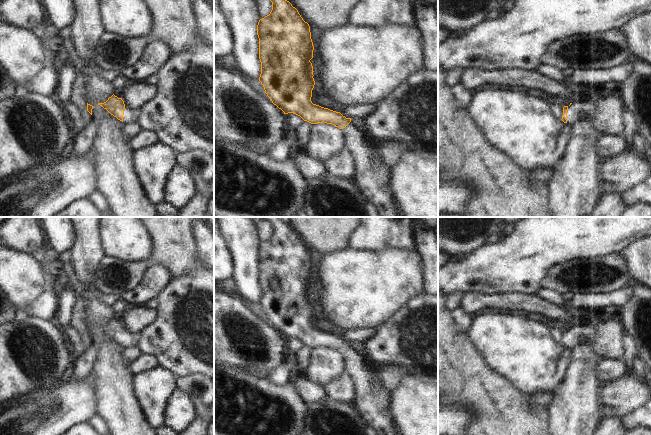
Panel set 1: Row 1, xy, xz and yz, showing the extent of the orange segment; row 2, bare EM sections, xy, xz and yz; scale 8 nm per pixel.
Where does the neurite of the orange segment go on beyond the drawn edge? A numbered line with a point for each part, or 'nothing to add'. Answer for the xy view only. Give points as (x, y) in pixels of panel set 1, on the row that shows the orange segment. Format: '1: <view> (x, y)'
1: xy (129, 116)

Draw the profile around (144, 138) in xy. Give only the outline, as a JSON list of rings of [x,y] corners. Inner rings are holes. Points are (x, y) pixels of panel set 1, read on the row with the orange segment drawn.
[[[140,130],[130,141],[129,144],[132,150],[135,152],[148,146],[152,146],[158,143],[158,139],[155,133],[148,130]]]

